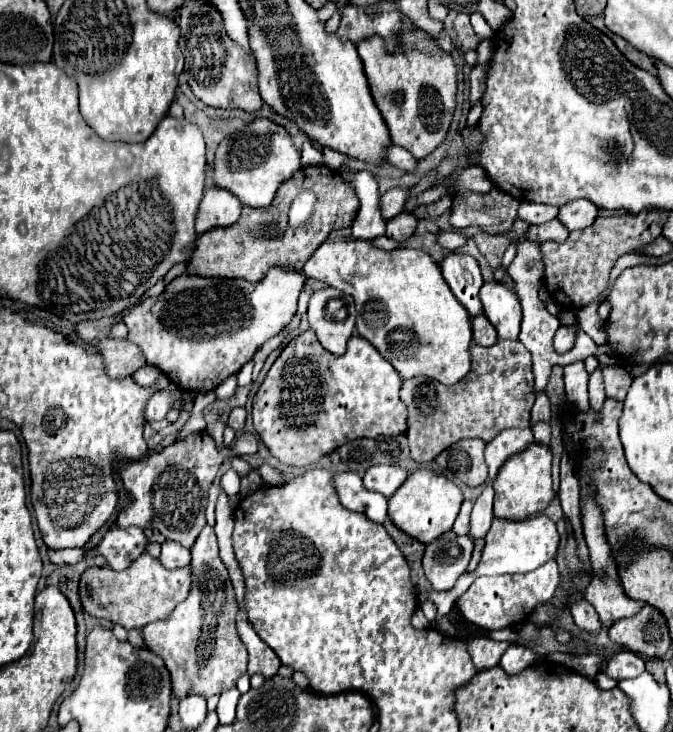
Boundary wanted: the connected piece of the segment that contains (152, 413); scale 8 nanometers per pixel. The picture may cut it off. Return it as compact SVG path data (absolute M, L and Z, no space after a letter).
M156 392L144 406L144 422L154 422L154 420L164 420L166 412L170 410L172 396L166 392Z

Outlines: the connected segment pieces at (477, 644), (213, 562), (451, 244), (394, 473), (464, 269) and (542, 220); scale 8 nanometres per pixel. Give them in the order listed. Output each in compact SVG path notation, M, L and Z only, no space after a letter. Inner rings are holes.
M470 638L468 646L470 646L470 654L472 654L476 668L486 670L486 668L498 666L498 662L504 654L504 648L508 648L510 644L508 642L496 642L492 638Z
M210 526L204 528L200 532L200 536L196 538L196 542L192 546L190 566L192 566L192 588L190 588L188 598L174 608L170 618L146 624L142 628L146 648L152 650L154 654L158 654L164 660L164 664L168 666L170 682L172 682L172 696L176 696L178 700L186 698L188 694L200 694L204 698L210 698L214 694L222 694L228 688L234 688L236 680L246 672L246 664L248 664L246 646L240 640L238 630L236 630L238 604L234 598L234 588L230 582L228 570L226 570L222 558L218 556L218 540L216 540L214 528L210 528Z
M436 232L438 244L442 244L446 250L456 250L466 242L466 236L454 234L454 232Z
M374 465L364 474L364 486L390 498L408 478L408 472L398 465Z
M450 252L438 264L440 264L444 280L448 282L454 296L464 304L464 308L472 316L482 314L482 304L480 304L478 292L480 292L480 286L484 284L484 280L480 276L478 262L468 254Z
M520 202L520 208L518 208L518 218L528 224L546 224L546 222L554 220L556 214L558 214L558 208L548 206L548 204Z

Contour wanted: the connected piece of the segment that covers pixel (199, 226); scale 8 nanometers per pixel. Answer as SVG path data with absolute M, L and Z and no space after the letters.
M208 184L196 216L196 232L204 234L216 226L230 226L240 216L240 210L242 204L234 194L216 184Z

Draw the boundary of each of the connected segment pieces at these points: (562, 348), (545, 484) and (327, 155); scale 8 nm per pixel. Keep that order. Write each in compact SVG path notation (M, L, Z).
M558 328L556 336L554 336L554 350L556 354L564 354L574 346L574 338L576 338L576 328Z
M532 442L528 448L508 458L504 466L500 466L498 476L494 480L494 490L496 490L494 516L512 518L516 522L520 518L528 518L542 512L556 496L552 488L552 478L550 478L550 466L552 466L552 452L548 446L538 442Z
M322 148L322 152L324 152L324 164L330 166L332 170L338 170L344 162L354 160L354 158L350 158L350 156L346 156L346 154L340 154L340 152L332 150L332 148Z

